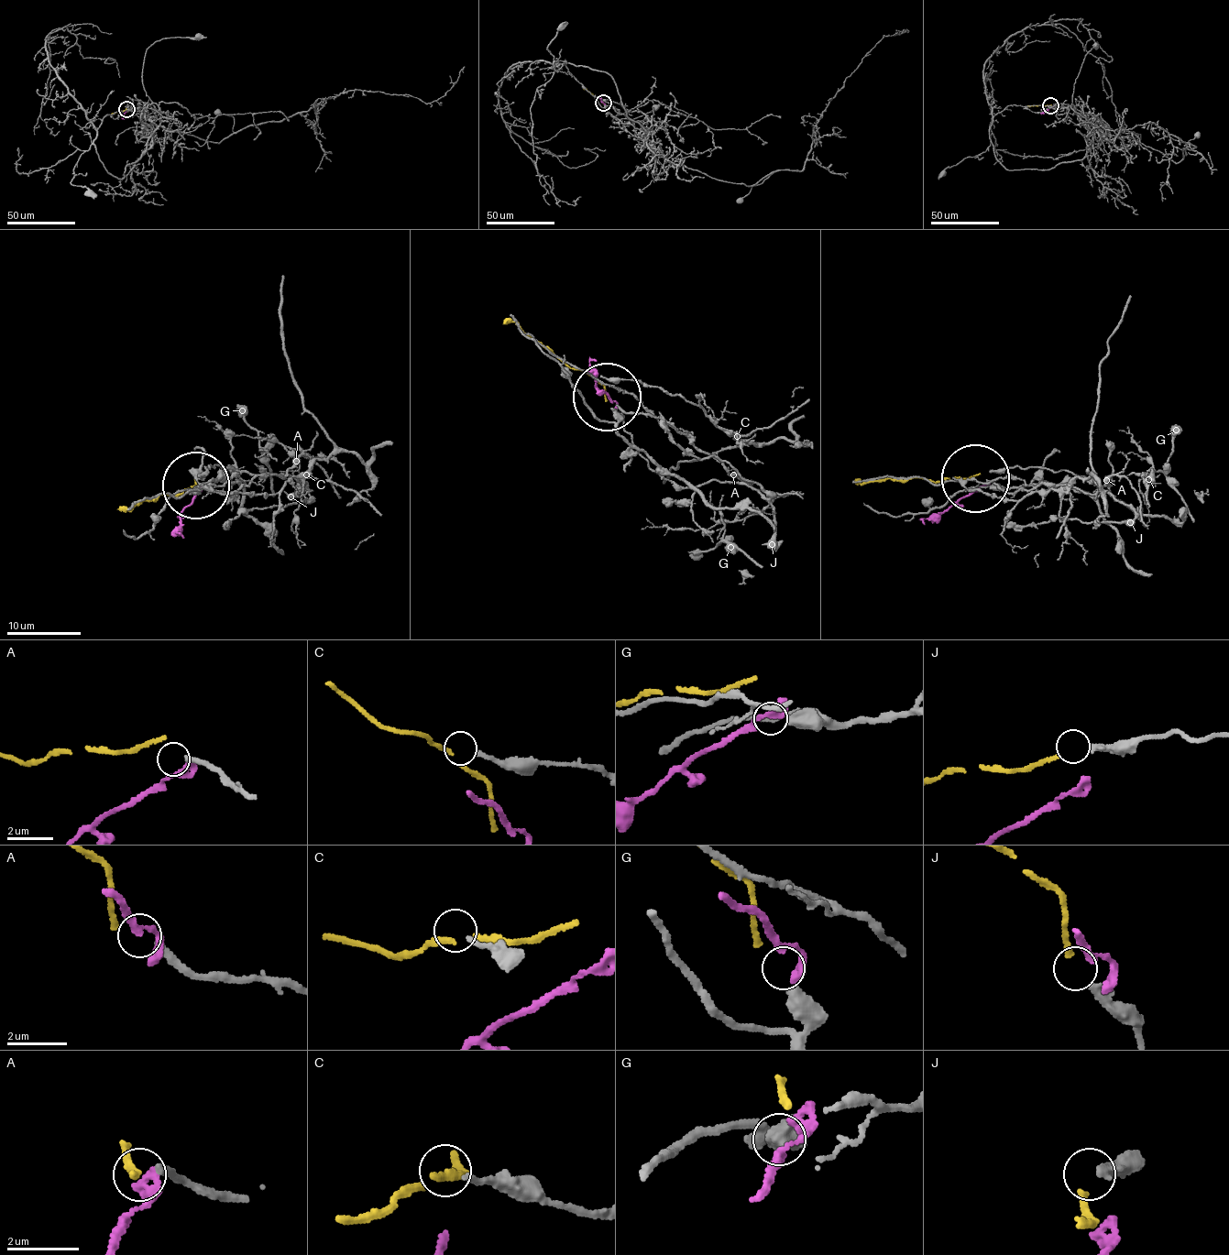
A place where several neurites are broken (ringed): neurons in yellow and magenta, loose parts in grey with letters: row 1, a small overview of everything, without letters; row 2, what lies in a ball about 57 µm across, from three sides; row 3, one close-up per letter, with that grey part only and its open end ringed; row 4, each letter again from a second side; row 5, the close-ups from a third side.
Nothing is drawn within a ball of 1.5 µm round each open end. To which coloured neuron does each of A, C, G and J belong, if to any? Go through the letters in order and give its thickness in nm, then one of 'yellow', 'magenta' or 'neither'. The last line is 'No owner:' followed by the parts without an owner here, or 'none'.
A: 240 nm | neither
C: 160 nm | neither
G: 500 nm | magenta
J: 280 nm | yellow
No owner: A, C

